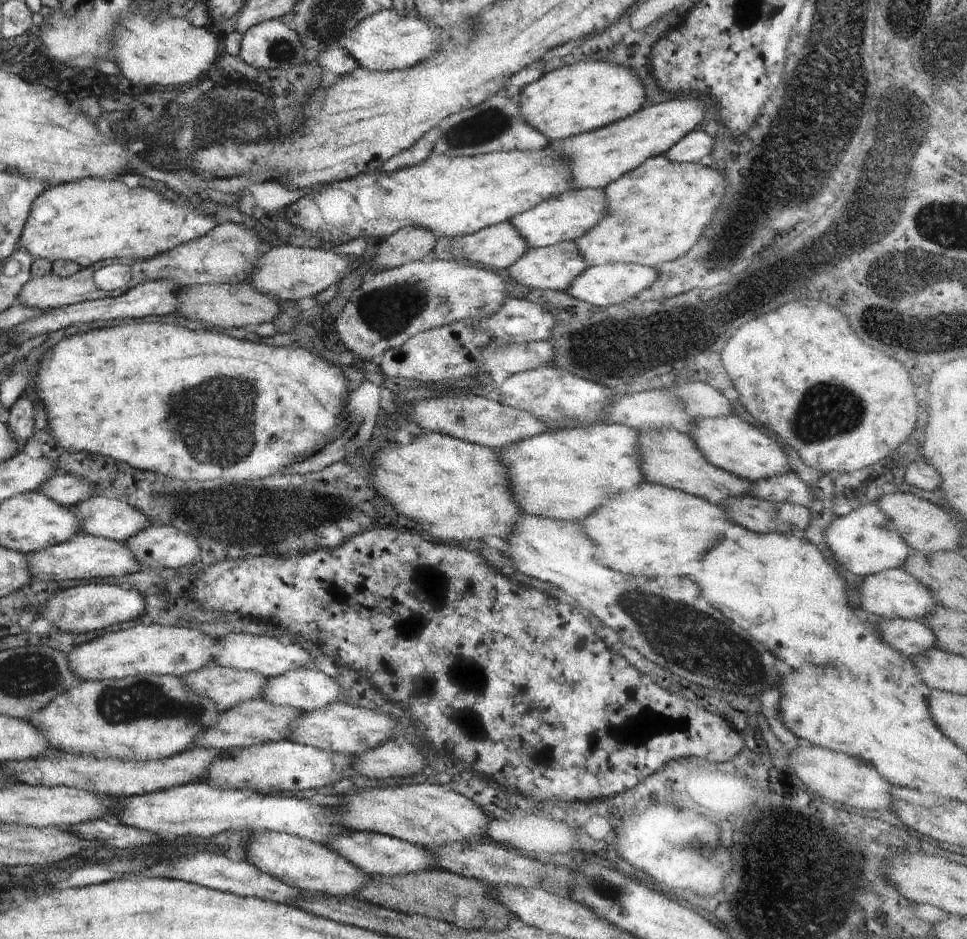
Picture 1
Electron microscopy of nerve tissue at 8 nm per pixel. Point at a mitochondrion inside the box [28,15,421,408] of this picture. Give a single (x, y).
(269, 110)

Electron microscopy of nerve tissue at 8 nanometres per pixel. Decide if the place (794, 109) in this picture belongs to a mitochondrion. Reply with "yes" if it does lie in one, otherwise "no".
yes

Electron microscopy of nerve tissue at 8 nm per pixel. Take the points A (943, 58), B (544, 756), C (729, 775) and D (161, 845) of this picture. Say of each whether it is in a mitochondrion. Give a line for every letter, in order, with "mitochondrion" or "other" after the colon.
A: other
B: other
C: other
D: other

